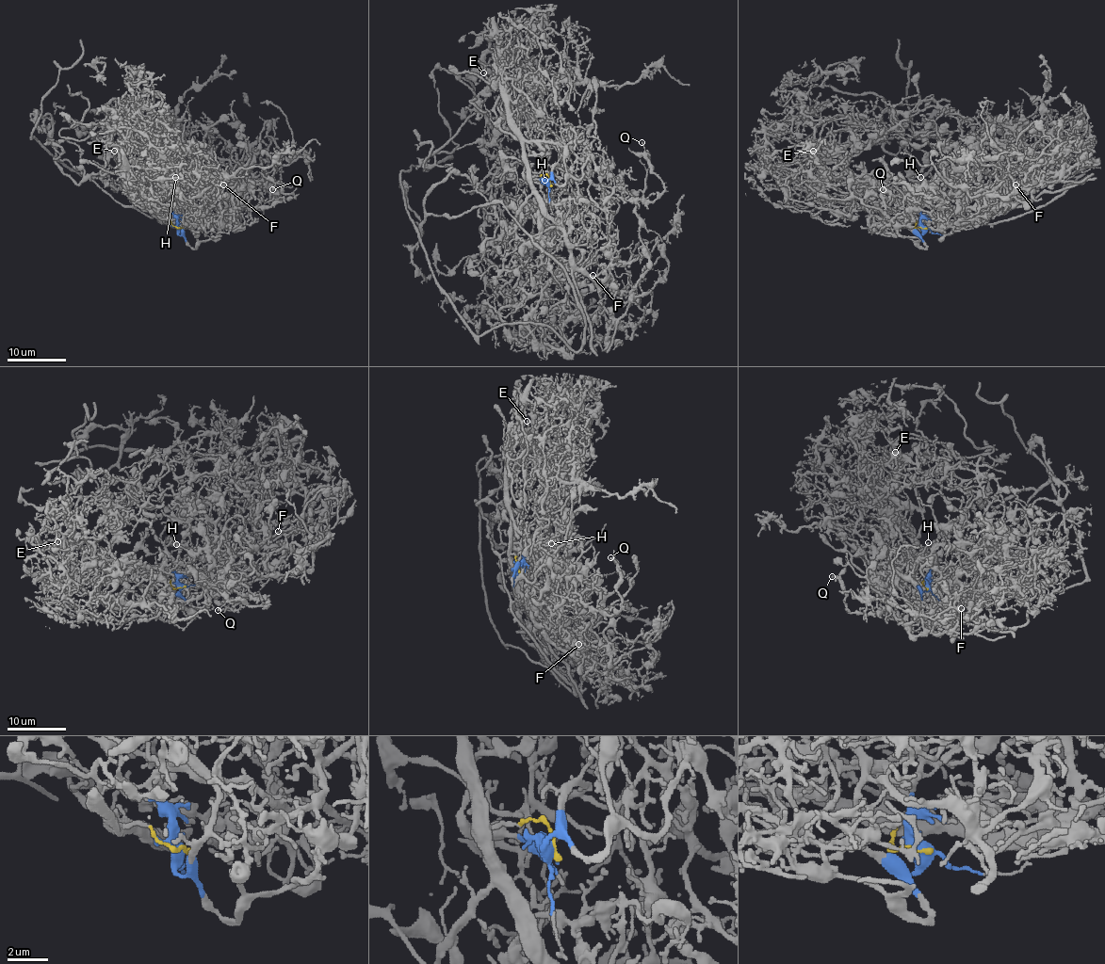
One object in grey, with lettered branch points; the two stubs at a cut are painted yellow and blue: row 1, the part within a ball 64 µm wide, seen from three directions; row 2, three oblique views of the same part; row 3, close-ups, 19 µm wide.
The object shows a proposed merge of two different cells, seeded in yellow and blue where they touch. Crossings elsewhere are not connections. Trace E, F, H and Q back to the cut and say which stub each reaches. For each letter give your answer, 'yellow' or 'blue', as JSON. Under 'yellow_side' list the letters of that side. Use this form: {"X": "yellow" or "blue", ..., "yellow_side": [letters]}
{"E": "yellow", "F": "yellow", "H": "blue", "Q": "blue", "yellow_side": ["E", "F"]}

